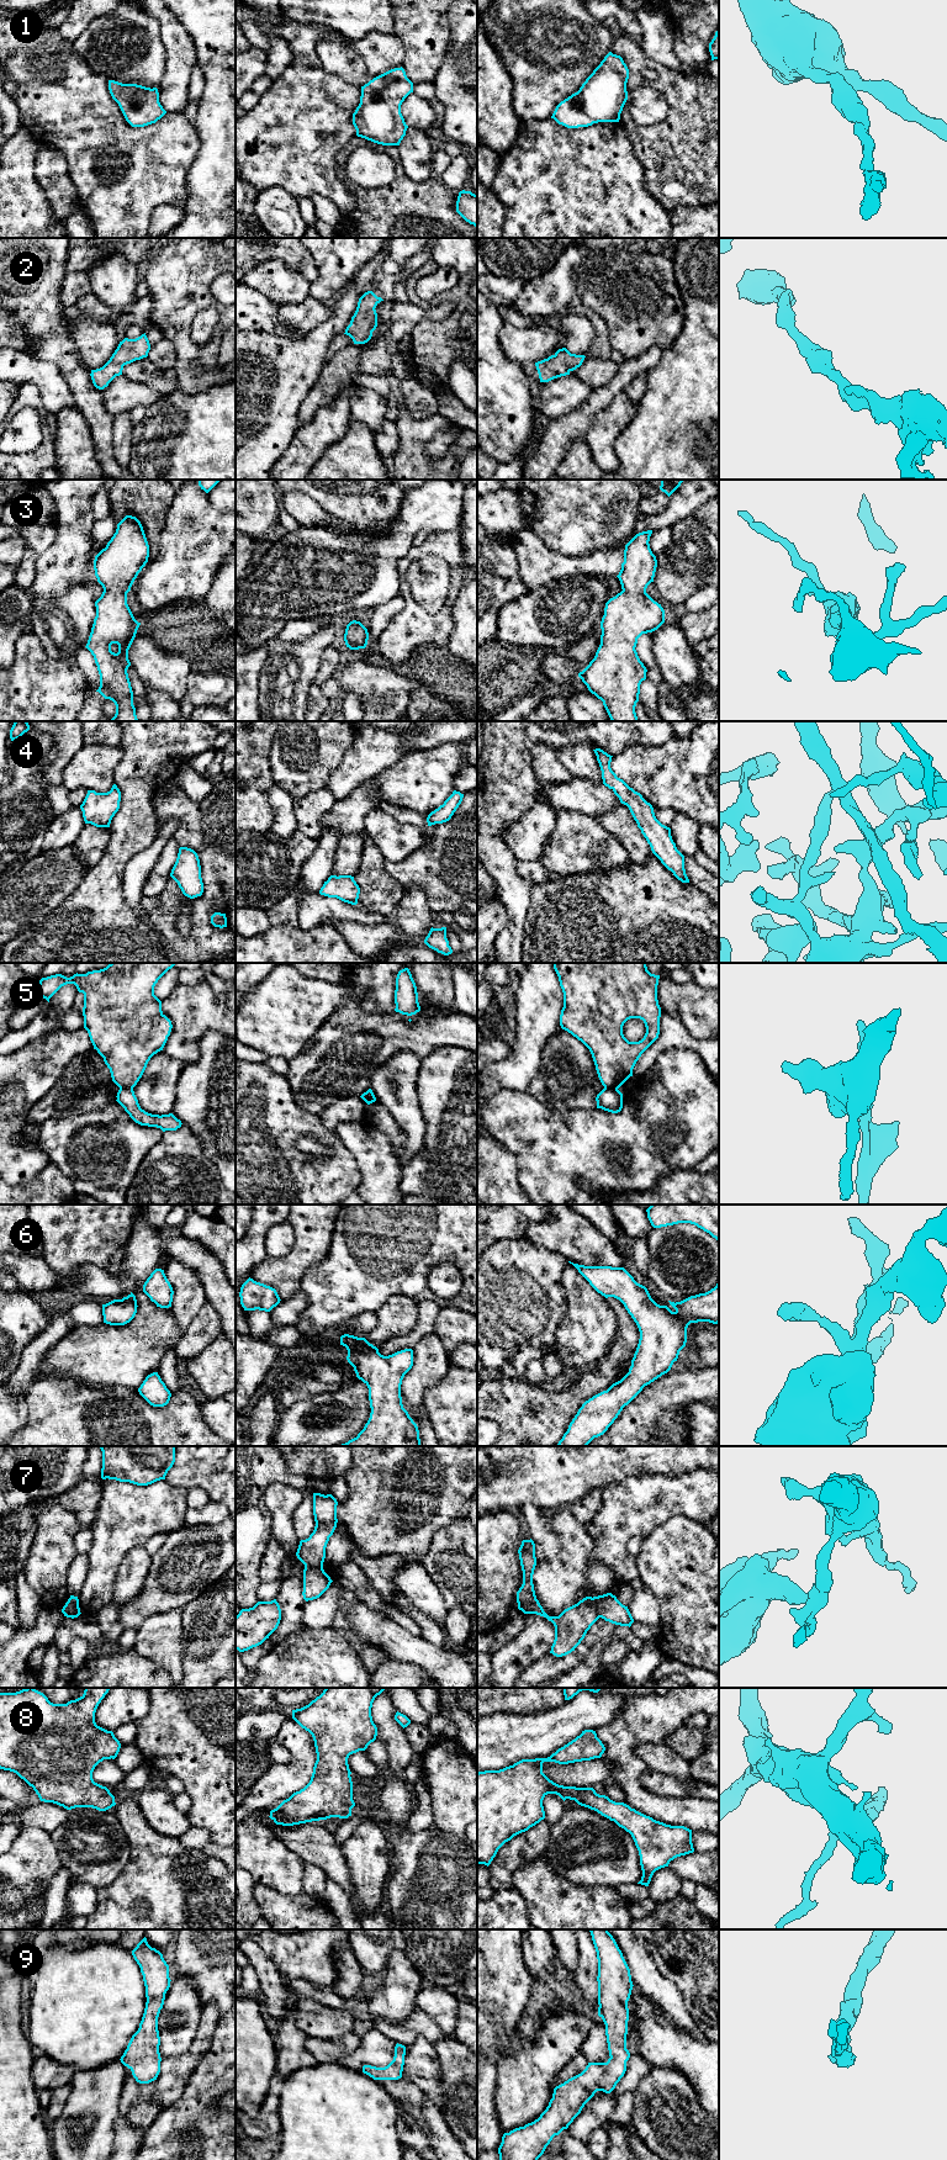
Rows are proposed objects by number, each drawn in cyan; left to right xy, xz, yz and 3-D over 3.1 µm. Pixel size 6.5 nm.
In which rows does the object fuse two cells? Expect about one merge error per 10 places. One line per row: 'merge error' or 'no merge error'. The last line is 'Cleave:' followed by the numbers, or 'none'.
1: no merge error
2: no merge error
3: no merge error
4: no merge error
5: merge error
6: no merge error
7: merge error
8: no merge error
9: no merge error
Cleave: 5, 7

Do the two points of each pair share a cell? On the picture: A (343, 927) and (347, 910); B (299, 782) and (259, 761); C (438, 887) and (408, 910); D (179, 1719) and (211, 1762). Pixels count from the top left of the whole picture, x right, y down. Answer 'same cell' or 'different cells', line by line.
A: different cells
B: different cells
C: different cells
D: same cell

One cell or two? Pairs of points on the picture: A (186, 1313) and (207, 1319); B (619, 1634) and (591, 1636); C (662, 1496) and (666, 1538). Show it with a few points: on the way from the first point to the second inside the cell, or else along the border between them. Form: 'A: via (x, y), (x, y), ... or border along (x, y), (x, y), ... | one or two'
A: border along (206, 1301), (181, 1335) | two
B: border along (617, 1625), (610, 1636), (598, 1641), (590, 1651) | two
C: border along (694, 1521), (683, 1517), (672, 1517), (644, 1538) | two

